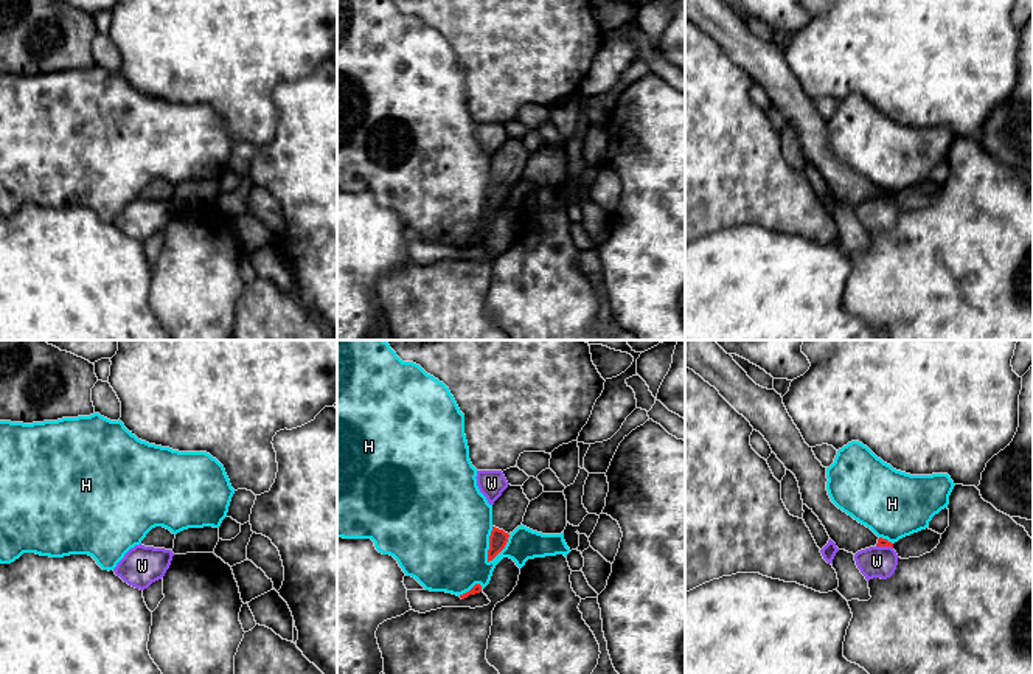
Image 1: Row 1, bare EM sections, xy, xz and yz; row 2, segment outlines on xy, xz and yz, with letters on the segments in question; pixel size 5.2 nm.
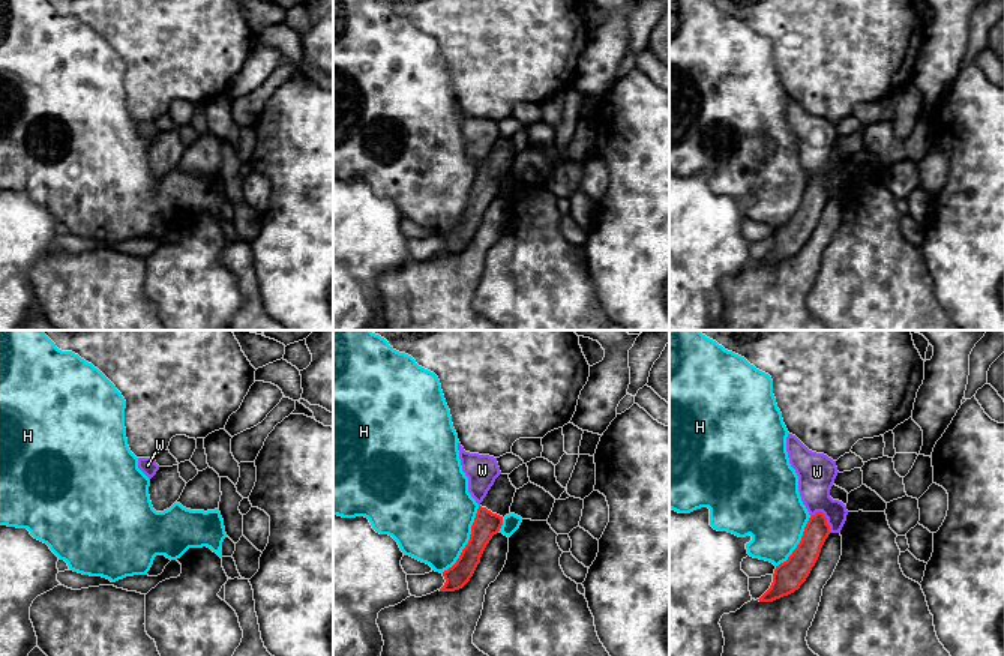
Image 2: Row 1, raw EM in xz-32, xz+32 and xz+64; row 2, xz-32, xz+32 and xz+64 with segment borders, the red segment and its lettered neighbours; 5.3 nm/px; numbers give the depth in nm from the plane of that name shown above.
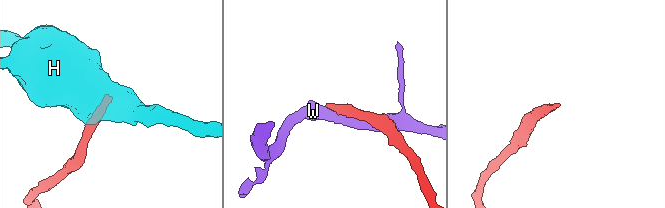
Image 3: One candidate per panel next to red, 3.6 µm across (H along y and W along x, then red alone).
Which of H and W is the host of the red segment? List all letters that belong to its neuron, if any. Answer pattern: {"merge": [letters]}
{"merge": []}

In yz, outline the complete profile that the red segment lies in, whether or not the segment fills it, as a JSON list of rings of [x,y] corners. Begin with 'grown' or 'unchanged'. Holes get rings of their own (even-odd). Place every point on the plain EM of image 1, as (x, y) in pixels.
grown; [[[685,0],[685,19],[715,39],[769,95],[772,104],[791,123],[806,157],[822,174],[839,202],[856,207],[870,199],[892,199],[870,180],[839,162],[826,143],[826,120],[816,110],[781,47],[756,37],[722,0]]]

